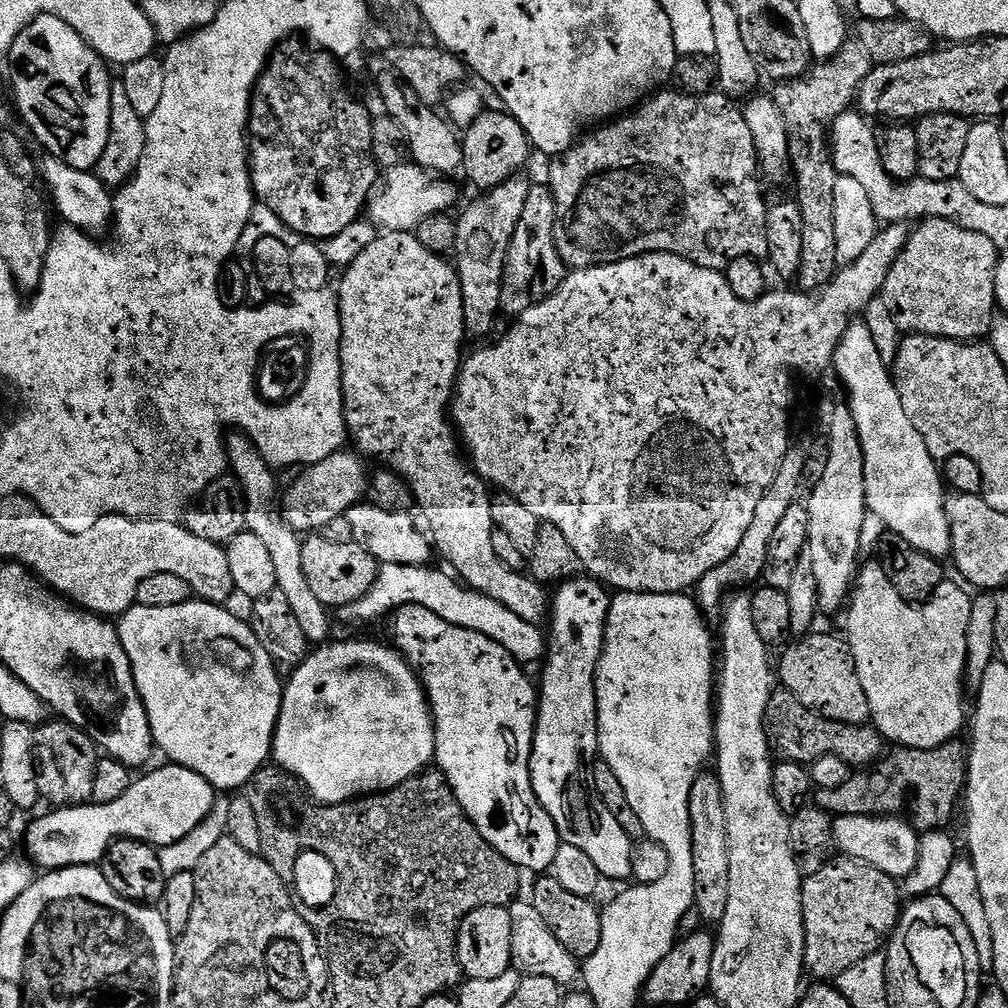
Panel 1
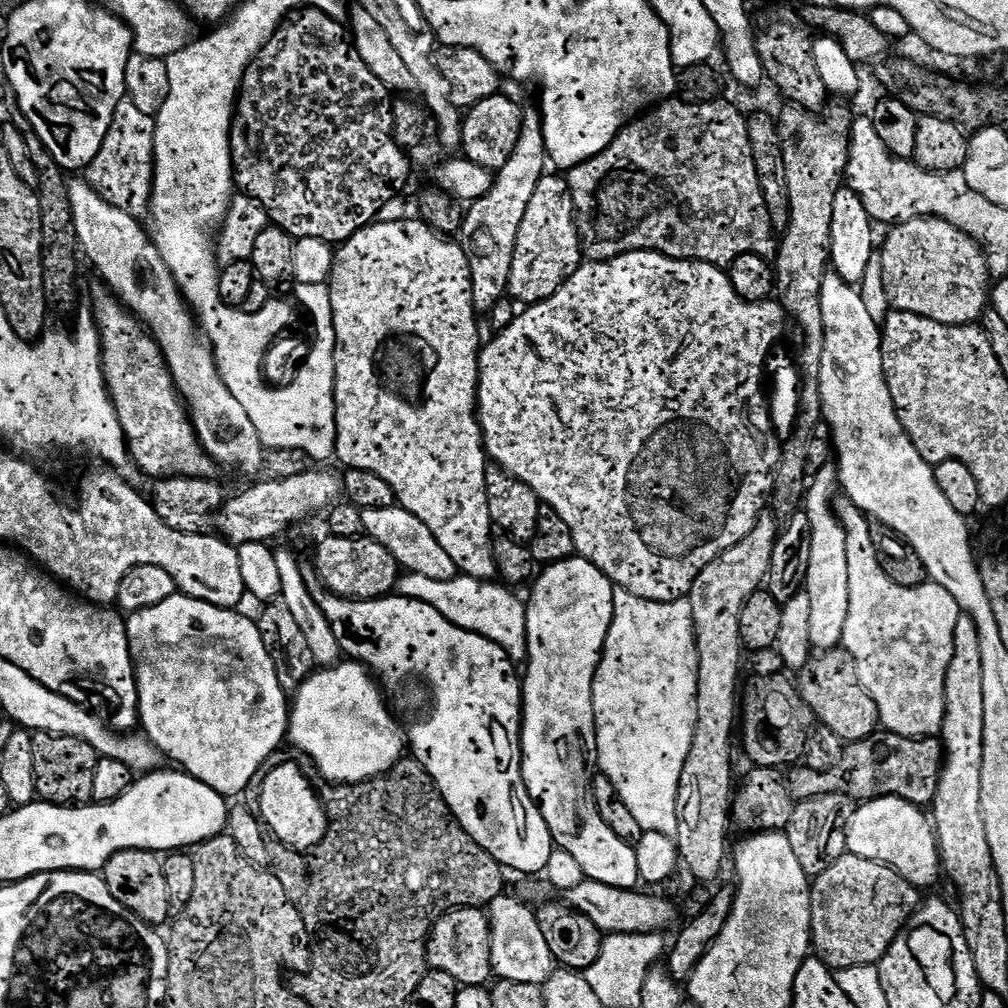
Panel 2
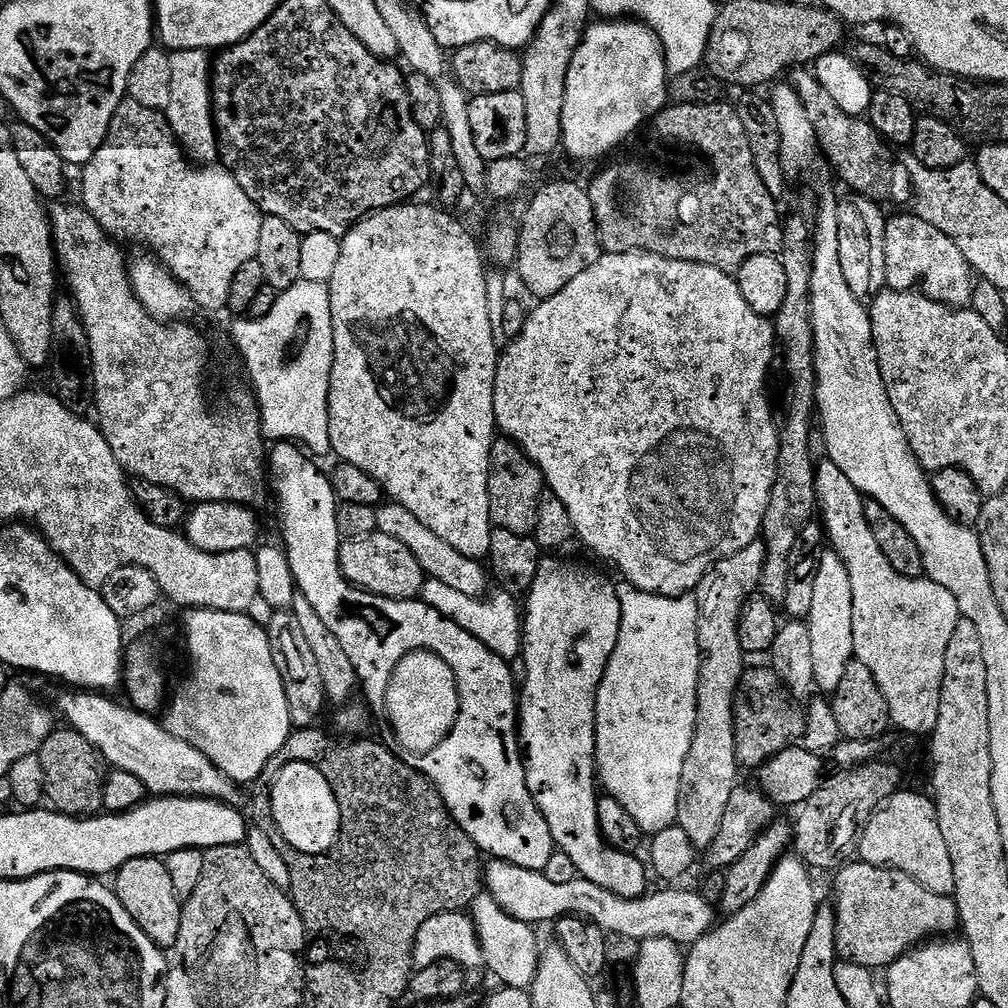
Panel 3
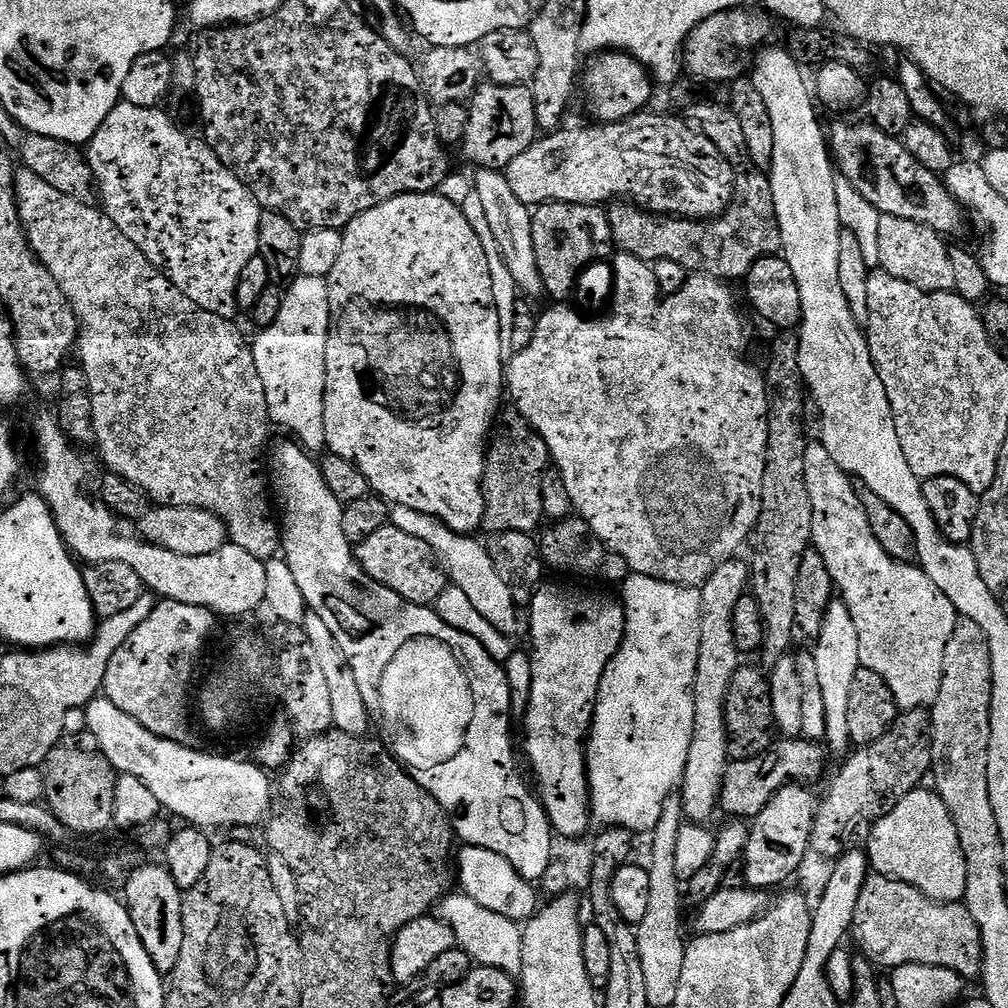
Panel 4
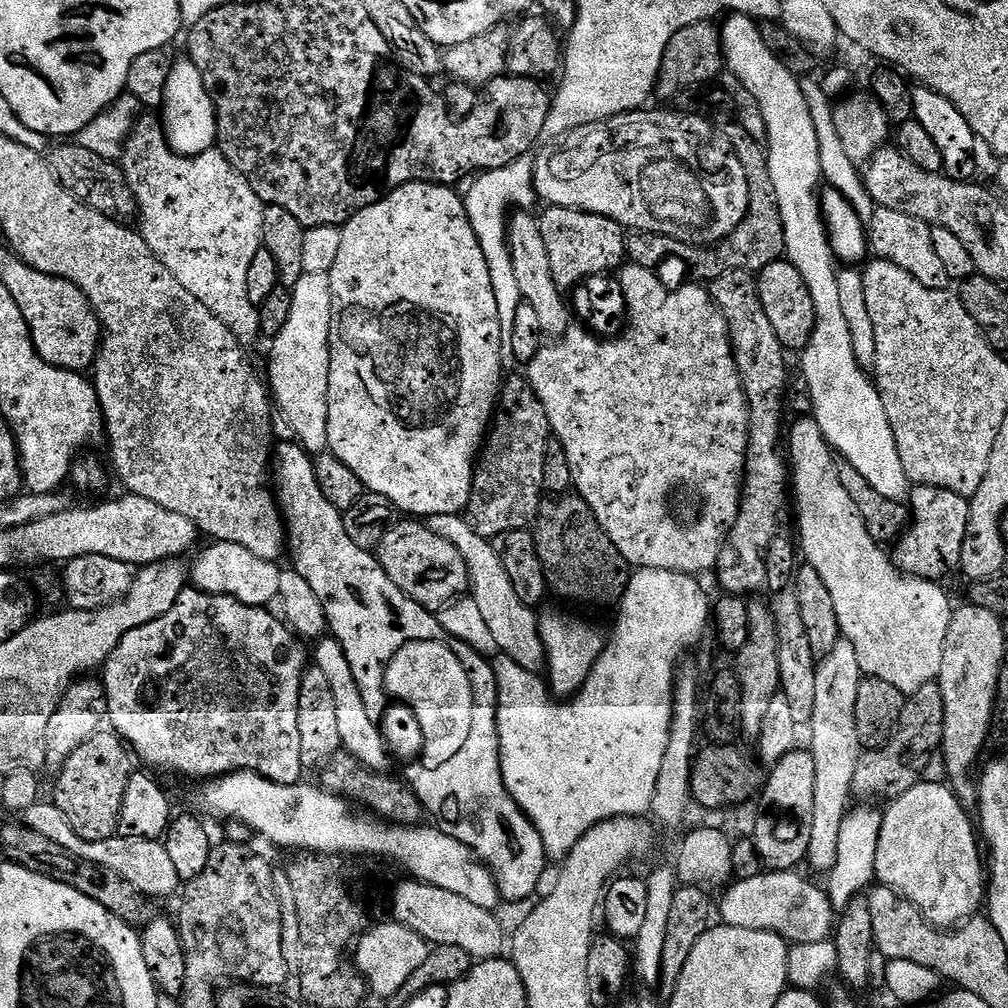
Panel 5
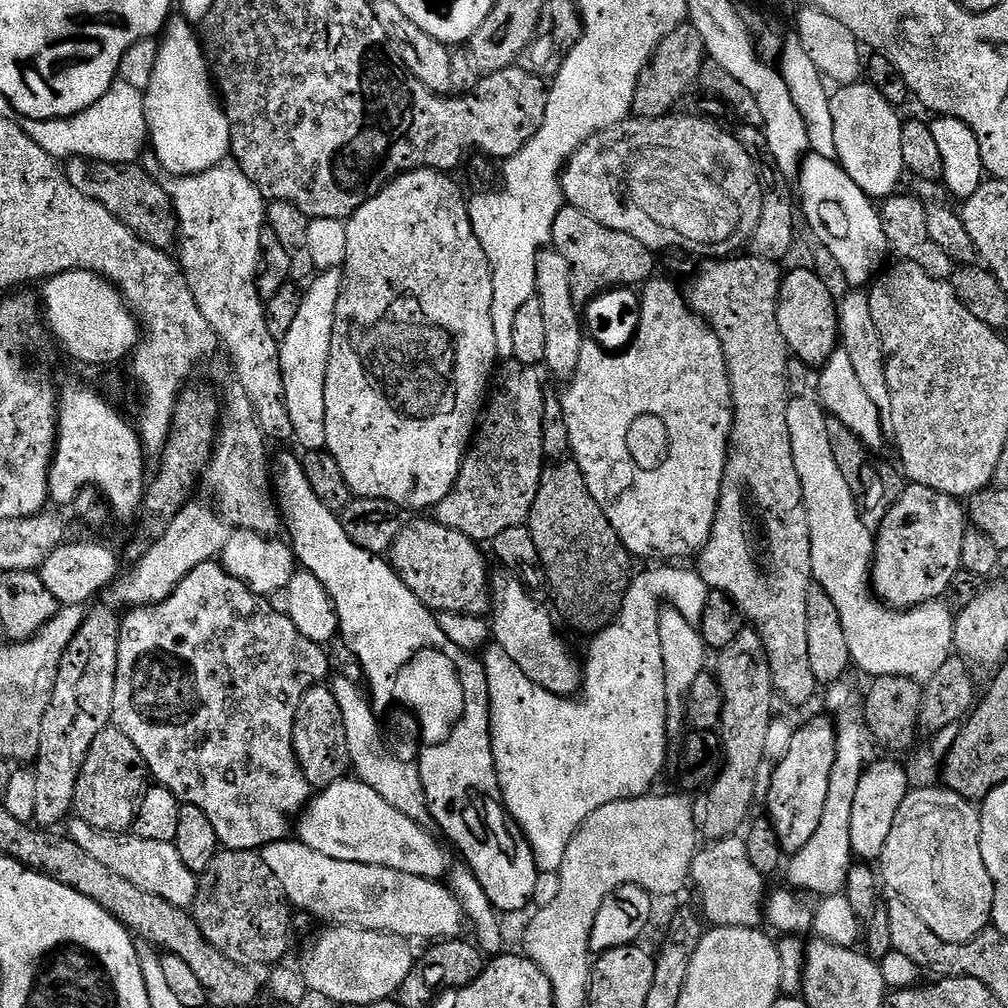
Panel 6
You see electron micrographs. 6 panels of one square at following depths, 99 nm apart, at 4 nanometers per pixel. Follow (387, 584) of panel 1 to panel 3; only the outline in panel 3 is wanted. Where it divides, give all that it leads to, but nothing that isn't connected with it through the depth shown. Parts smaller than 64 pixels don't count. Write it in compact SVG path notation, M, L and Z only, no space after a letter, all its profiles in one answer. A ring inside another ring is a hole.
M429 579L424 585L422 599L425 604L438 610L438 614L442 614L450 622L462 626L462 630L466 630L471 636L478 638L478 642L482 646L486 646L503 660L509 662L519 660L524 647L521 605L518 603L517 597L506 591L496 590L496 593L494 592L481 598L462 594L462 590L454 590L450 586L446 586L446 582Z

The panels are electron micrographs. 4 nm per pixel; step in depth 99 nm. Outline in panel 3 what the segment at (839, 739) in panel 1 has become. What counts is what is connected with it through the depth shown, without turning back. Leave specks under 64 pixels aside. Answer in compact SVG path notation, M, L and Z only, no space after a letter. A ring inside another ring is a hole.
M771 666L749 667L740 679L734 702L734 746L737 765L741 769L758 770L767 760L782 754L782 750L799 745L804 739L805 715L805 709L793 699Z

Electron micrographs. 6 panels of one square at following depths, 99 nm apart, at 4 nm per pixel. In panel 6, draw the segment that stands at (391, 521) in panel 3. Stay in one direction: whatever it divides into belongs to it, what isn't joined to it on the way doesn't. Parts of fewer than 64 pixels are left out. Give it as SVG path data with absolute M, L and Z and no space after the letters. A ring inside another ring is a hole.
M503 570L497 573L490 580L490 588L494 593L494 603L490 608L491 639L498 646L502 646L506 654L510 654L512 661L518 662L522 674L526 674L530 682L542 686L542 690L555 696L575 697L582 688L582 664L580 660L578 662L572 657L571 650L556 633L557 621L553 613L548 613L536 601L539 599L530 594L512 573Z

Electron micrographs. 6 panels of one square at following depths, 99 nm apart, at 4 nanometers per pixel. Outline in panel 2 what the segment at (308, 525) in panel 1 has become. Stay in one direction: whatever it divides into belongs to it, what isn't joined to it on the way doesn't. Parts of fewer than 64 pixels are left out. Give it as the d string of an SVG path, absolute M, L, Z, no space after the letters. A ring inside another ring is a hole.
M300 472L297 476L286 477L285 480L263 480L256 482L261 484L246 489L241 496L229 495L216 515L219 535L229 544L268 544L287 528L302 523L307 512L323 513L331 509L342 492L341 477L332 472Z

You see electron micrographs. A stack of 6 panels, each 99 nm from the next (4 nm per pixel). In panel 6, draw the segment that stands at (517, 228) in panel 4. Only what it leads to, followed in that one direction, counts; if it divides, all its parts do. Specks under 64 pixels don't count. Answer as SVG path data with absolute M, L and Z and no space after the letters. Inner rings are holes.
M555 250L541 251L540 256L536 259L535 297L542 304L542 313L546 322L544 364L554 375L564 376L563 378L571 378L576 373L578 358L582 354L582 346L586 342L586 332L582 327L582 316L572 297L571 277L572 271L562 253Z

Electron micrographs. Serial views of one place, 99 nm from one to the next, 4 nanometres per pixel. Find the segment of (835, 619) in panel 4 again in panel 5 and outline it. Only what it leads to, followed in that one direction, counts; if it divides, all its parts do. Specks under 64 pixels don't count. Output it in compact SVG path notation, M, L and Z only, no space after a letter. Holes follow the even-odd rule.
M843 638L816 665L814 718L810 725L810 751L814 758L814 826L810 826L807 863L813 864L821 874L831 872L838 858L838 833L842 830L844 815L850 811L854 800L854 770L858 770L862 755L854 706L858 706L861 679L858 653L850 641Z

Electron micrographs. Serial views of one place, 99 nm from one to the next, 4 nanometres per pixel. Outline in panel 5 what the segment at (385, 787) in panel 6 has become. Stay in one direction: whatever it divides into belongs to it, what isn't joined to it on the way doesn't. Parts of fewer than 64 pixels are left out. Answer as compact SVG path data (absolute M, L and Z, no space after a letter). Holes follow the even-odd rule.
M320 638L315 644L314 666L326 674L330 687L334 689L334 715L338 717L338 738L341 749L348 755L358 758L370 770L388 772L391 764L394 763L393 757L383 740L381 725L373 709L366 707L362 702L362 690L358 690L358 682L354 682L354 670L350 670L350 662L346 662L346 650L342 650L342 646L335 638Z

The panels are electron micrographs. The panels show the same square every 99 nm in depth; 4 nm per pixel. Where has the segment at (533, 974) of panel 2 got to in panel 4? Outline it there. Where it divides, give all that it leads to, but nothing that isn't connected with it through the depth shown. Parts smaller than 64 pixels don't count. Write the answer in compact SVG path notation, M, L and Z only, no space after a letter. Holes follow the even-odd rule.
M449 894L438 905L438 918L450 926L456 935L456 943L464 953L477 965L485 968L497 968L512 977L519 977L522 970L522 938L521 925L510 918L502 918L502 914L494 914L494 910L486 910L486 906L478 906L474 898L463 894Z

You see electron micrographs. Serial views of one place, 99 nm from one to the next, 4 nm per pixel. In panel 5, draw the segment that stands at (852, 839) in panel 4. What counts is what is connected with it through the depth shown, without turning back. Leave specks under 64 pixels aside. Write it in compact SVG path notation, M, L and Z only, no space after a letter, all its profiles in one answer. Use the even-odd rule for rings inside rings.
M933 682L922 686L922 690L918 690L912 696L907 697L904 701L902 714L898 718L898 722L895 728L893 728L888 741L881 748L873 748L865 751L861 755L860 761L858 762L858 770L854 770L853 797L860 799L861 796L864 799L861 801L864 802L880 802L876 800L891 802L902 794L906 794L906 790L910 790L915 784L921 783L925 779L924 771L932 764L932 755L935 757L940 751L945 718L946 710L944 709L942 690L940 689L939 683Z

